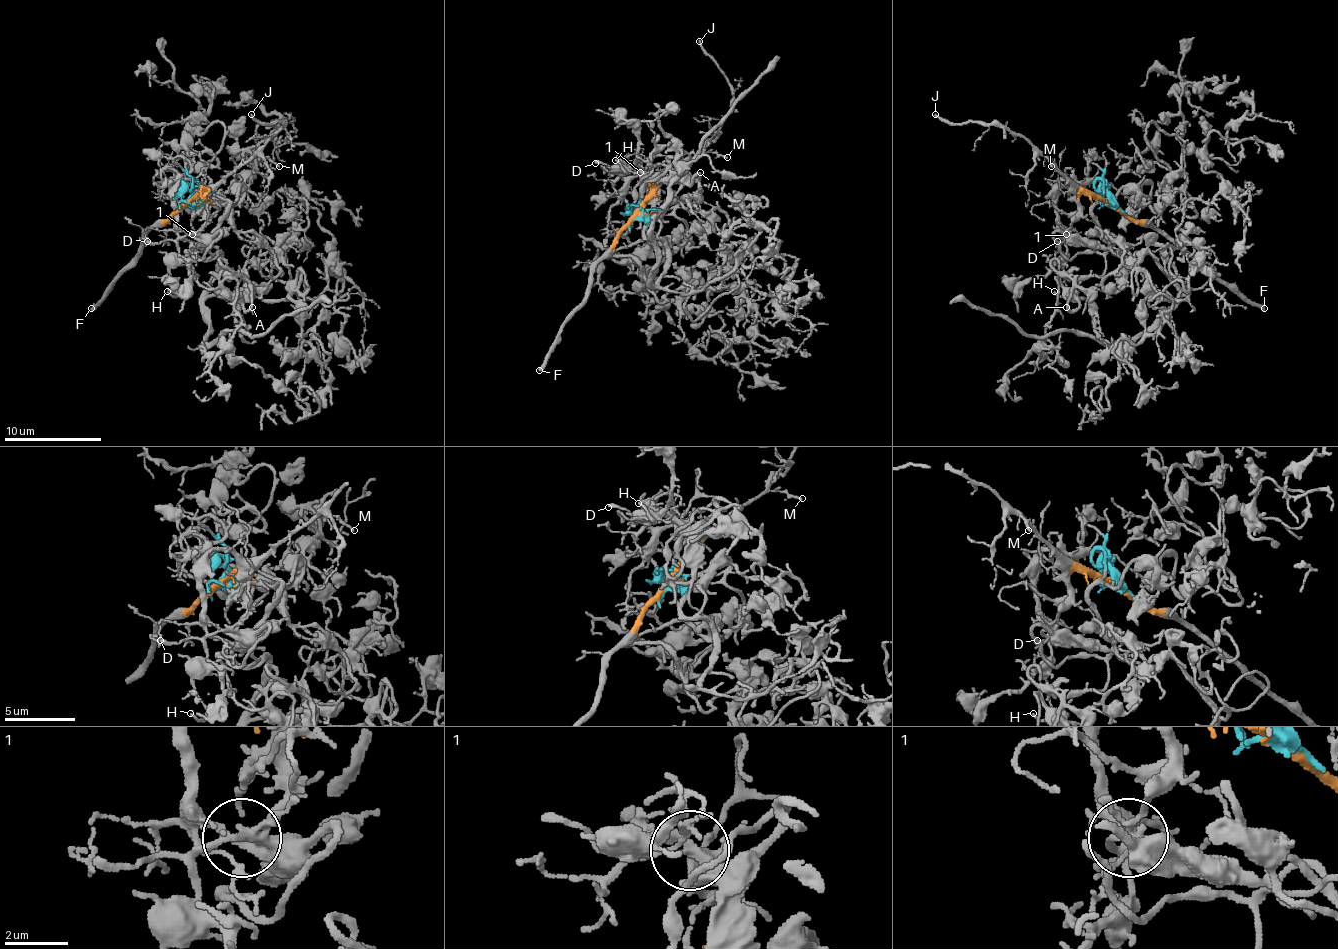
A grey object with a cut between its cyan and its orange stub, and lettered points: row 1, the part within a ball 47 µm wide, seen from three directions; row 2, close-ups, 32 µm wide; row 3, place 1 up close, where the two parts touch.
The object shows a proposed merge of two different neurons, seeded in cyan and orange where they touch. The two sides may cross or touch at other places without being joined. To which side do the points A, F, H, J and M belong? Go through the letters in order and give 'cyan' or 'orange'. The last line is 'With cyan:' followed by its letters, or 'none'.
A: cyan
F: orange
H: cyan
J: orange
M: orange
With cyan: A, H

